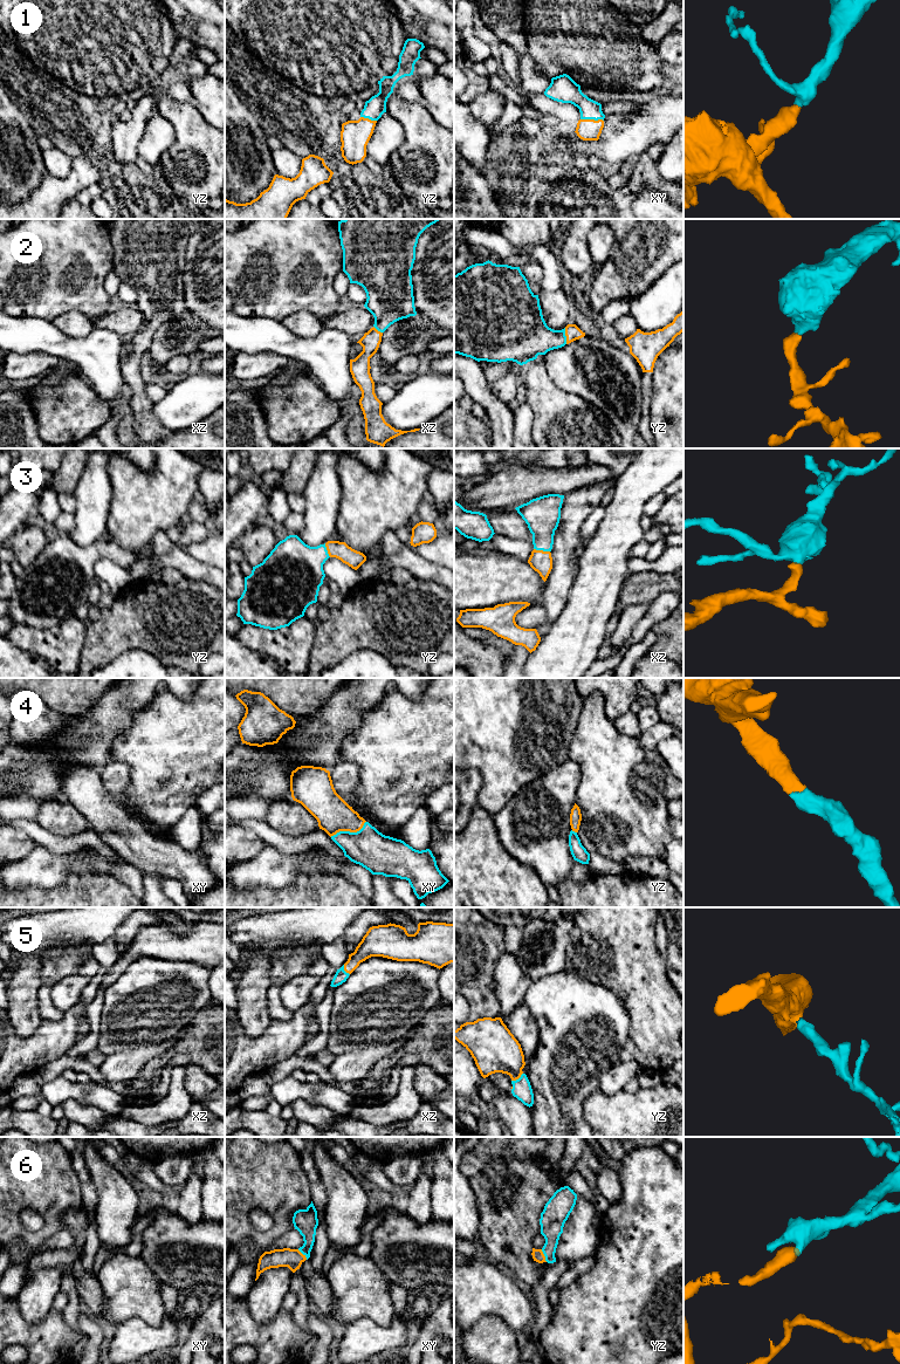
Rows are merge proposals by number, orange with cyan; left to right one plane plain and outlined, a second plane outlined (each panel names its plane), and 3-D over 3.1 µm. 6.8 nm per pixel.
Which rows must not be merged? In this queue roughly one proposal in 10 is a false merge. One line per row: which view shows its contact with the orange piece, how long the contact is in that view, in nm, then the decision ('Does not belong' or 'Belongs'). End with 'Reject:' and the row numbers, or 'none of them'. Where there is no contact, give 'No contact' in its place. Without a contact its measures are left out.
1: Touches orange in xy. Shared border 160 nm. Belongs
2: Touches orange in yz. Shared border 110 nm. Belongs
3: Touches orange in xz. Shared border 110 nm. Belongs
4: Touches orange in xy. Shared border 260 nm. Belongs
5: Touches orange in yz. Shared border 100 nm. Belongs
6: Touches orange in yz. Shared border 100 nm. Belongs
Reject: none of them

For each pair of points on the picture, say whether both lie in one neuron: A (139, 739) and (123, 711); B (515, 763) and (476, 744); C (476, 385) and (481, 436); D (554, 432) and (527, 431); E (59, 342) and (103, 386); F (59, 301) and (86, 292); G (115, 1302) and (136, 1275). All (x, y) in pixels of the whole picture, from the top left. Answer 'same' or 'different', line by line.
A: different
B: same
C: different
D: different
E: same
F: same
G: same

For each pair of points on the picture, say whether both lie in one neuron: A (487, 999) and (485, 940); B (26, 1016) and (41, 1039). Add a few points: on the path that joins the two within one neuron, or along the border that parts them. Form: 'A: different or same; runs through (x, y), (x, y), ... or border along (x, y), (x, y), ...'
A: same; runs through (483, 985), (483, 954)
B: different; border along (42, 1020), (27, 1036), (19, 1036), (12, 1027)

